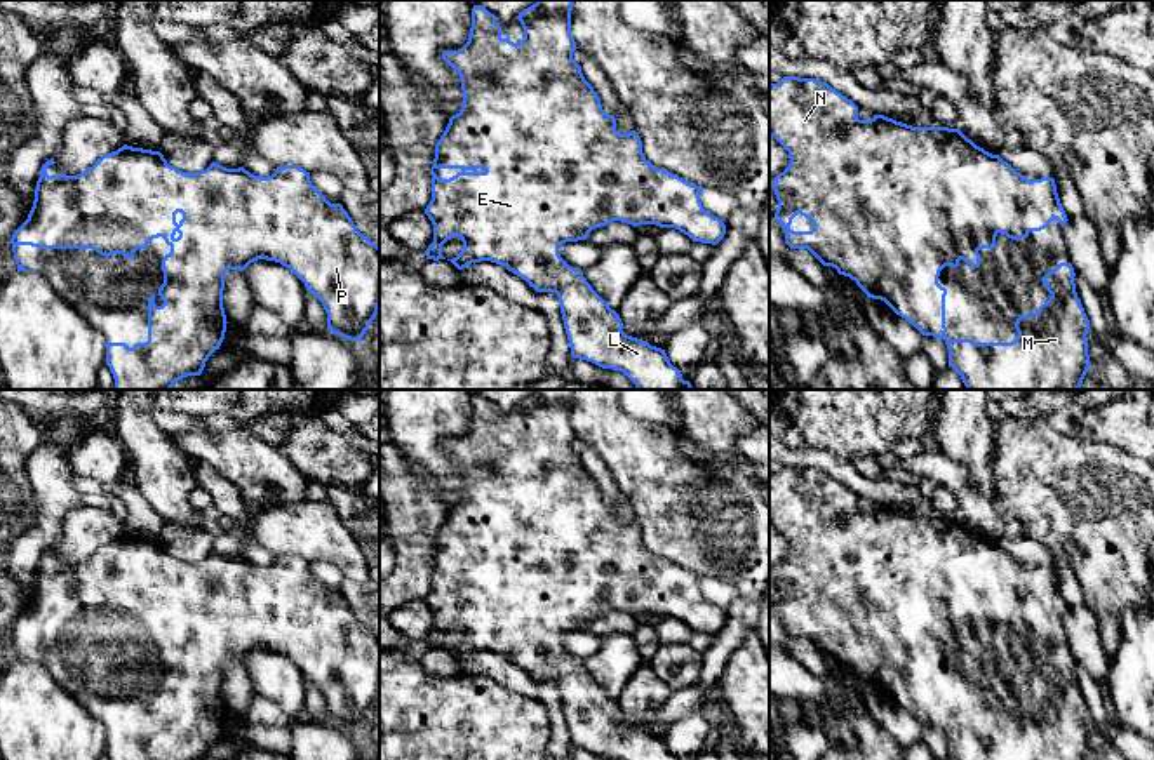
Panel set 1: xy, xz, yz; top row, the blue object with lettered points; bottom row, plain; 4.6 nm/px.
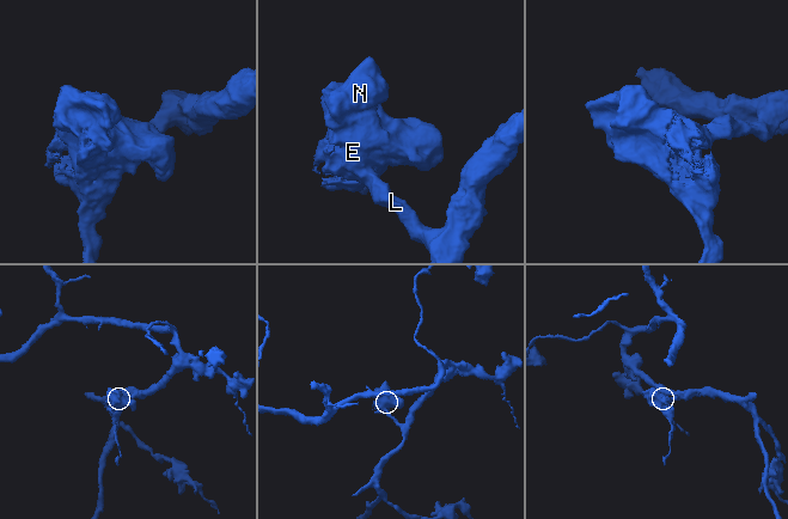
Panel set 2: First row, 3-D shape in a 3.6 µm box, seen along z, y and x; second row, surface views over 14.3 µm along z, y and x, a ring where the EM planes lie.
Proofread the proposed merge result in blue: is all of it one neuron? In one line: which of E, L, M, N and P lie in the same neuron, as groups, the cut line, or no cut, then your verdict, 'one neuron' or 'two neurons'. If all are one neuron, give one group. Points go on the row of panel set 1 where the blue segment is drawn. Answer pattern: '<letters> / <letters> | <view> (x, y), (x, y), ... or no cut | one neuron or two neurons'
E L M N P | no cut | one neuron

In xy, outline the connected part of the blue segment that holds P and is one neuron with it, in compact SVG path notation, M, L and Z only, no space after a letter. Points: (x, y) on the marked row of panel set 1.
M124 144L122 148L118 148L117 151L111 151L108 155L103 155L101 158L96 160L96 163L87 169L85 172L80 172L77 176L66 176L66 174L57 174L57 176L49 176L47 174L47 169L50 165L54 165L54 158L47 160L42 169L40 169L40 177L37 181L37 190L35 190L35 200L33 200L33 207L28 214L28 219L14 231L12 238L10 238L10 243L12 243L12 252L14 252L14 257L16 257L16 264L17 264L17 271L35 271L35 270L26 270L19 264L19 257L16 254L16 247L17 245L31 245L31 247L38 247L38 249L92 249L96 250L97 254L104 256L104 257L110 257L113 254L122 254L124 257L127 259L134 259L134 252L138 249L146 249L148 243L153 240L153 238L158 238L162 237L165 240L165 243L171 247L171 252L164 256L162 259L162 271L164 271L164 283L160 285L158 289L158 296L162 297L164 304L162 306L157 306L155 304L155 294L151 294L148 297L148 341L146 343L136 343L132 348L125 343L106 343L106 365L110 367L111 374L113 374L113 379L115 379L115 388L113 390L171 390L174 386L176 381L183 379L183 377L188 377L188 376L200 376L204 367L205 367L205 362L209 360L209 357L219 350L223 339L225 339L225 332L226 332L226 315L225 315L225 308L223 308L223 290L225 290L225 273L228 270L238 270L238 271L244 271L251 263L258 261L258 259L266 259L266 261L275 261L275 263L280 263L282 266L289 268L306 287L306 290L310 294L313 294L324 306L325 313L327 313L327 327L329 327L329 332L332 334L338 334L345 339L350 339L350 341L362 341L366 330L369 329L371 322L376 318L378 315L378 308L379 308L379 247L376 243L372 243L367 237L364 237L357 226L353 224L352 217L348 216L348 212L343 209L341 203L331 203L310 181L310 172L306 172L305 169L298 167L298 165L284 165L284 167L277 167L277 170L272 174L272 176L266 176L266 177L261 177L261 176L254 176L251 174L249 170L245 170L244 167L238 167L238 169L226 169L216 162L212 162L205 170L200 170L200 172L195 172L195 174L190 174L190 172L183 172L172 165L167 163L167 160L164 158L164 155L160 151L151 151L151 150L143 150L143 148L132 148L132 146L127 146Z

